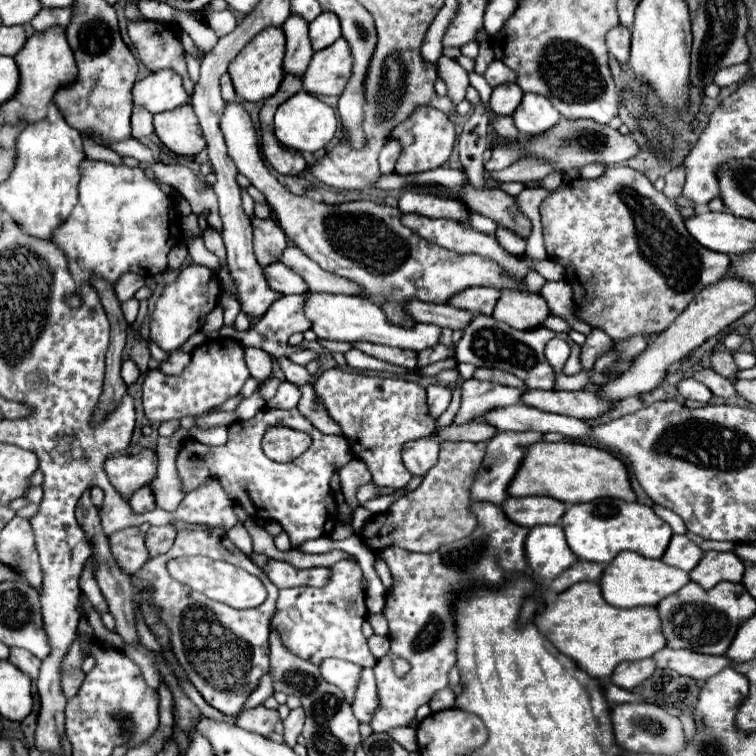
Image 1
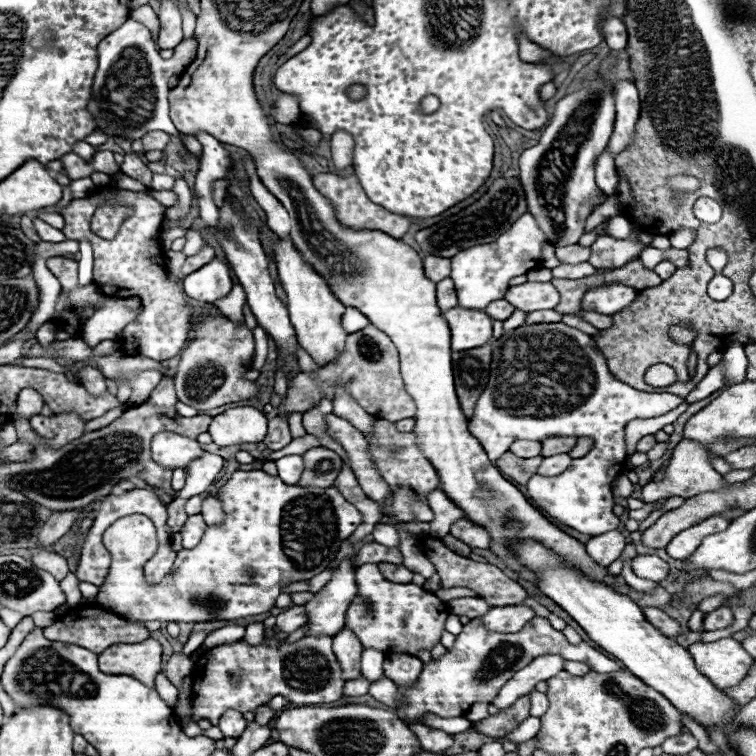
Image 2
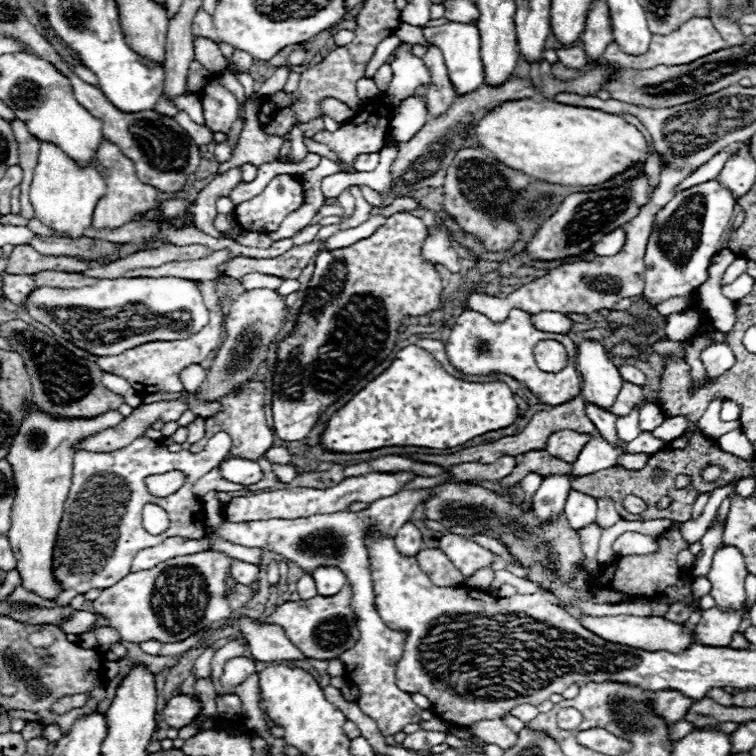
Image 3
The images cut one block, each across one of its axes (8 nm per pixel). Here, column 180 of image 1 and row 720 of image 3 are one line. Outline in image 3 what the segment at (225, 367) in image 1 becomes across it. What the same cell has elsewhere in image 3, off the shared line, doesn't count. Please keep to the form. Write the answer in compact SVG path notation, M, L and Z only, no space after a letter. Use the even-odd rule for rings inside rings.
M420 488L420 490L400 490L394 496L376 500L370 508L362 512L336 512L336 514L318 514L318 516L308 516L306 518L296 518L296 520L264 520L264 522L230 522L222 520L222 524L214 530L208 528L206 536L202 540L188 540L188 538L168 538L162 544L148 548L144 552L138 552L134 562L132 562L132 572L138 570L150 570L160 562L166 562L176 556L188 556L196 552L204 552L212 548L212 536L222 536L224 540L248 548L266 548L282 554L284 558L296 562L300 568L306 572L316 570L318 566L324 564L334 564L338 566L346 576L348 582L352 584L352 608L356 612L358 624L360 624L360 640L356 646L344 654L340 654L340 662L344 664L344 676L358 688L358 700L356 704L360 710L370 716L376 726L380 728L382 736L394 736L398 734L406 724L418 722L422 710L412 702L408 692L402 692L396 682L394 682L394 670L396 662L402 656L402 648L406 642L404 632L394 632L390 630L382 618L376 612L374 606L374 588L372 588L372 576L368 570L368 552L364 546L364 536L366 530L376 526L382 532L396 536L396 532L402 528L404 522L410 520L418 504L424 504L426 500L432 498L432 488ZM332 518L344 518L344 520L332 520Z

